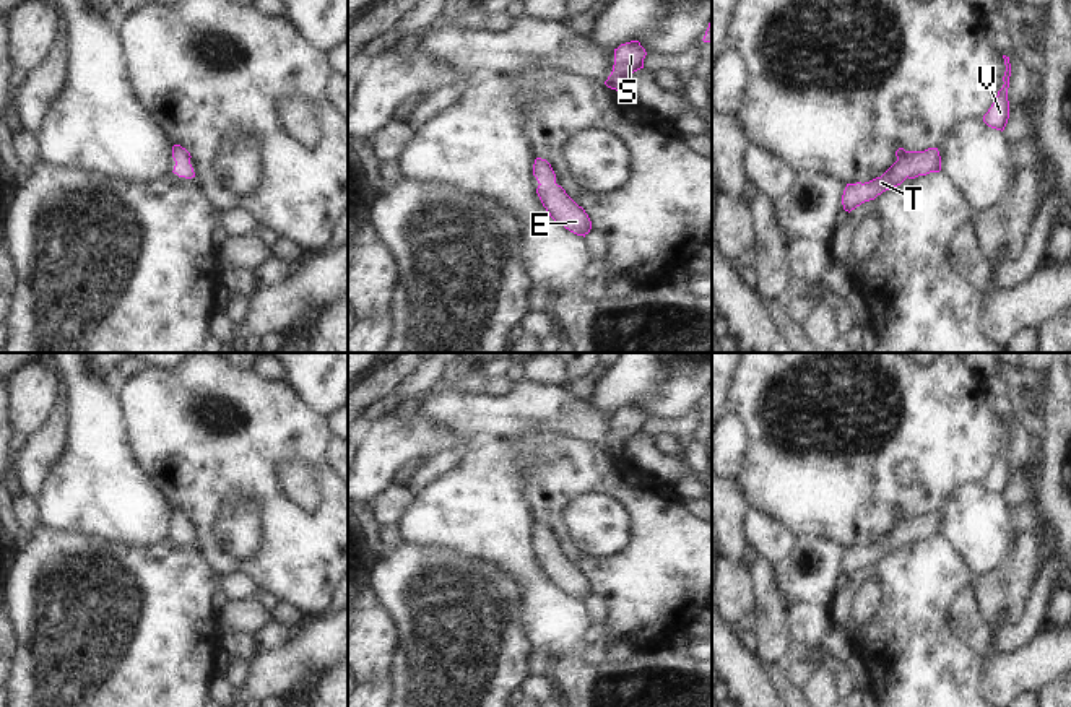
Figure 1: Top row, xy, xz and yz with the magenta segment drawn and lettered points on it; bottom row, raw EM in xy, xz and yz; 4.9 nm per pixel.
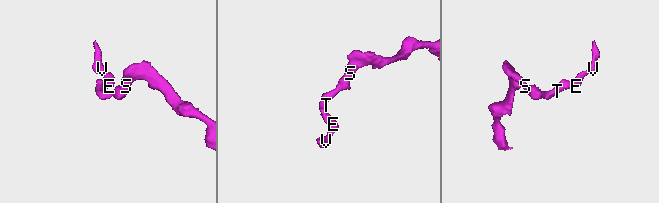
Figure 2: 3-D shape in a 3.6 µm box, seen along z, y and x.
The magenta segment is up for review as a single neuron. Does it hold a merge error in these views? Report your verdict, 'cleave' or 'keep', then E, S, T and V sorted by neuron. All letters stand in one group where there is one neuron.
keep; E S T V

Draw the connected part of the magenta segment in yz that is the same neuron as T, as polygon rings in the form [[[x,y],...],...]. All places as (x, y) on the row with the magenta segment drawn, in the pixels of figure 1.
[[[899,148],[895,156],[897,161],[881,177],[865,184],[847,184],[842,195],[845,211],[850,213],[861,203],[874,200],[882,192],[900,185],[907,177],[915,179],[918,176],[941,171],[938,148],[928,148],[925,151],[905,151],[904,148]]]

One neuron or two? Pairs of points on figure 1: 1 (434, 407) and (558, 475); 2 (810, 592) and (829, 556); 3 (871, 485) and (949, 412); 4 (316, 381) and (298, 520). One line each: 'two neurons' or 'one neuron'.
1: two neurons
2: one neuron
3: one neuron
4: two neurons

